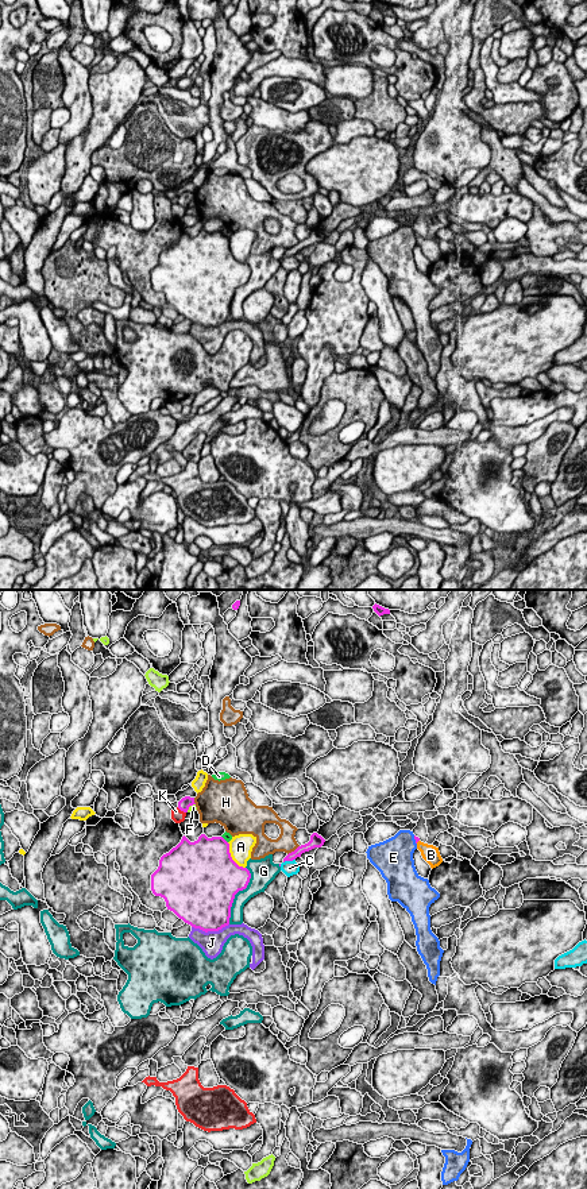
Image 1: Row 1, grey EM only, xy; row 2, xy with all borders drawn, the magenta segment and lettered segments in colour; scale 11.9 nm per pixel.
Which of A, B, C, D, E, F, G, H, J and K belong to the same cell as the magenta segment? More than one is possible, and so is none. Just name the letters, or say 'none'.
B

